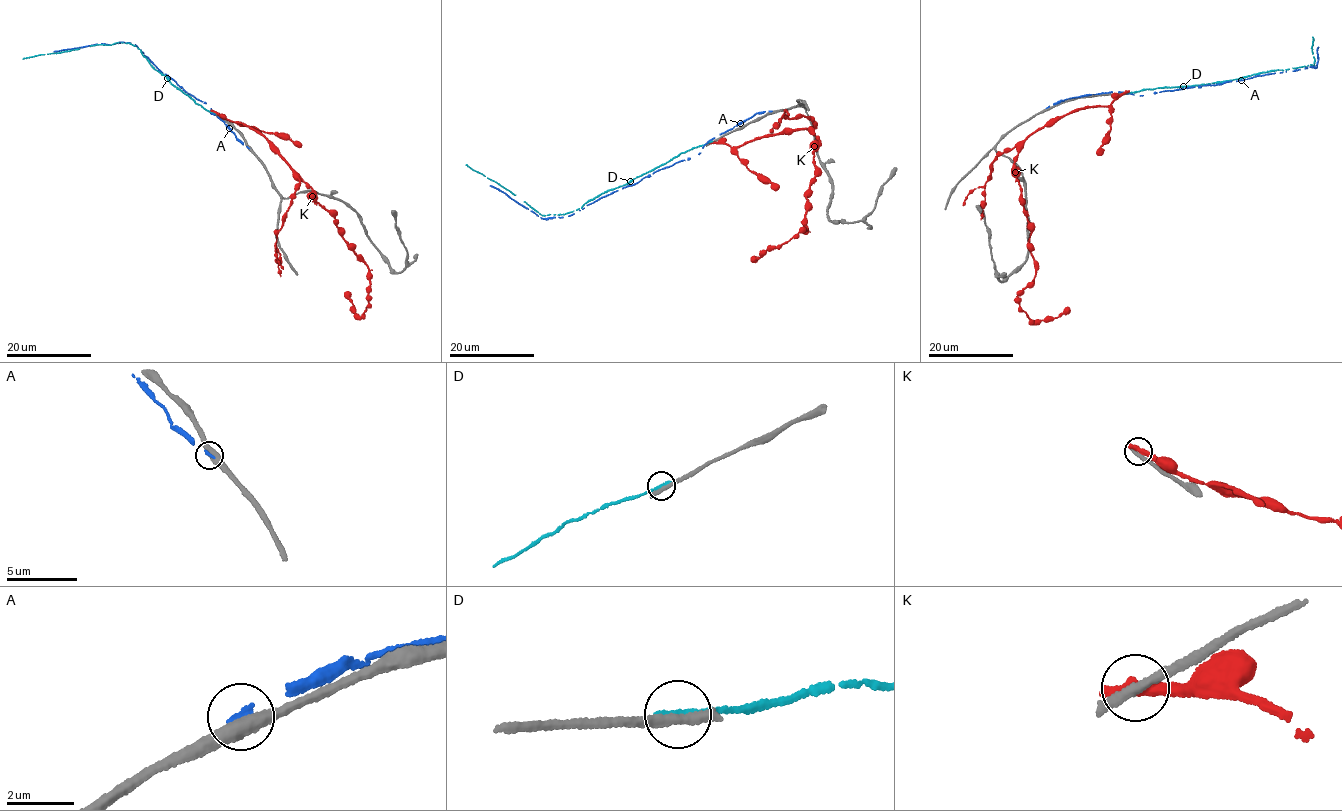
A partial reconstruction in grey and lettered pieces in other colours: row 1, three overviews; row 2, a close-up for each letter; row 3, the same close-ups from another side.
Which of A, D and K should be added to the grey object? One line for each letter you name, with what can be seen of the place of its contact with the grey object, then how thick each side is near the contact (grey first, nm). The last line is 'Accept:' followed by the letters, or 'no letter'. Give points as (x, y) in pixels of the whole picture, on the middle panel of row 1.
Accept: no letter

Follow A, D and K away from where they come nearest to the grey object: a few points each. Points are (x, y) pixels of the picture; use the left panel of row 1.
A: (248, 148), (210, 112), (206, 103), (159, 71), (134, 44), (96, 43), (54, 51)
D: (212, 113), (173, 86), (153, 68), (141, 50), (129, 44), (92, 45), (23, 58)
K: (214, 112), (273, 143), (315, 201), (331, 212), (339, 234), (368, 270), (368, 307), (361, 316), (345, 293)

